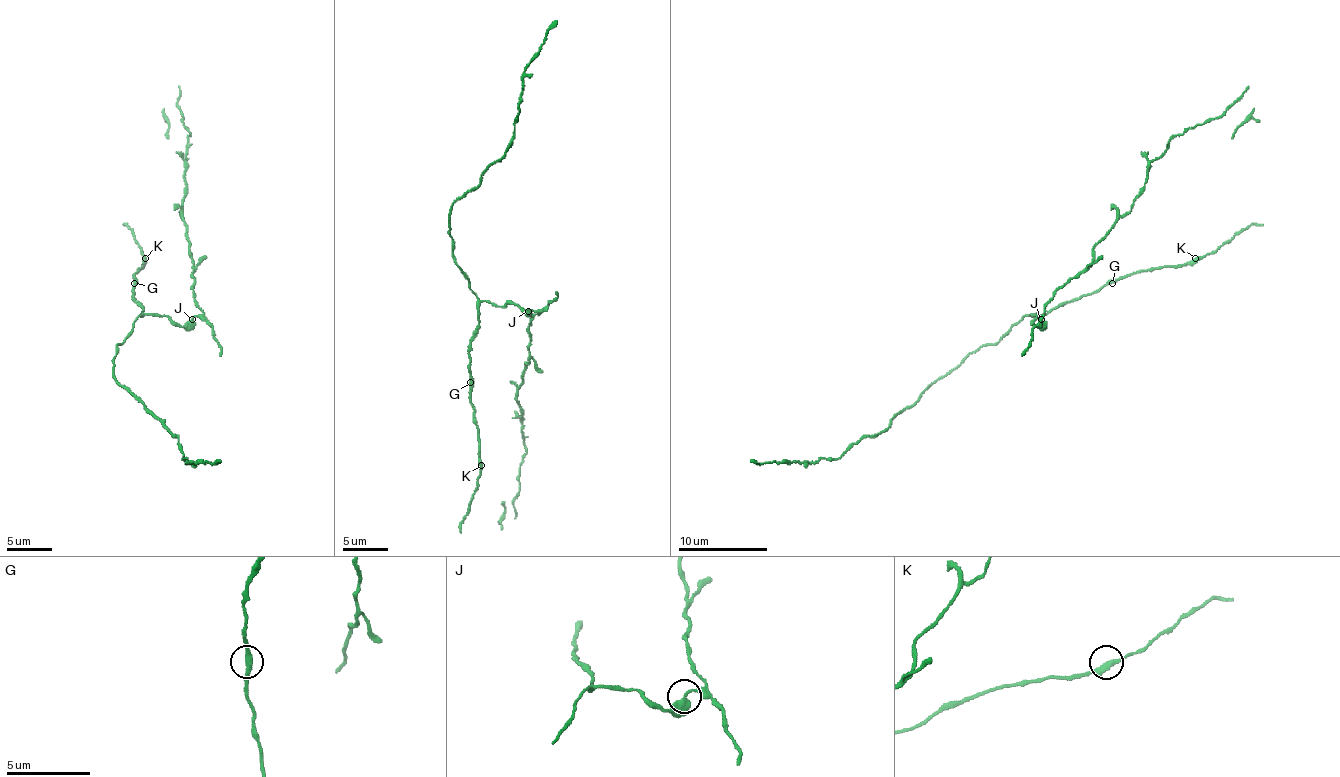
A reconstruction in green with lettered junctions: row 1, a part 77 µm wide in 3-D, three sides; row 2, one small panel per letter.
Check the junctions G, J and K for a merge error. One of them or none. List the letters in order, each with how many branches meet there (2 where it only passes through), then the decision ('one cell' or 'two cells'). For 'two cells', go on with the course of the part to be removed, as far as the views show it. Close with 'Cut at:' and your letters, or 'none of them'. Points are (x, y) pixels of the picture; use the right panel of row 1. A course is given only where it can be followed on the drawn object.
G: branches 2; one cell
J: branches 2; two cells
K: branches 2; one cell
Cut at: J

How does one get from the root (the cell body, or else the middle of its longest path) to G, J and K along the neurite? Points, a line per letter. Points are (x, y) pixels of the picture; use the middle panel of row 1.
G: (506, 307), (495, 307), (484, 300), (479, 304), (479, 324), (470, 342), (470, 382)
J: (506, 307), (517, 304), (528, 311)
K: (506, 307), (495, 307), (484, 300), (479, 304), (479, 324), (470, 342), (470, 400), (475, 407), (481, 465)

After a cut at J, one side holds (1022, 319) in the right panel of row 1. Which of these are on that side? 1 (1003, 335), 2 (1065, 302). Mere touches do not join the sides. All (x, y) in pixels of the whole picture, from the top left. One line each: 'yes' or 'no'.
1: yes
2: yes

